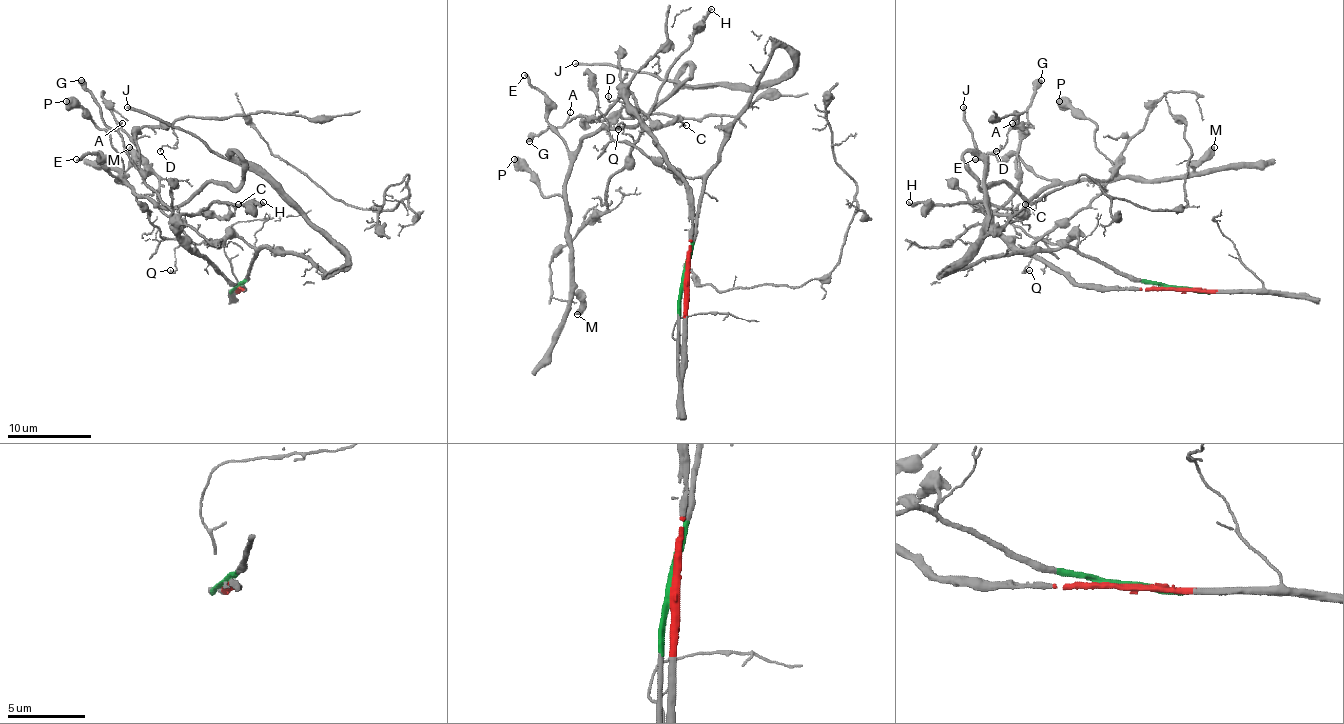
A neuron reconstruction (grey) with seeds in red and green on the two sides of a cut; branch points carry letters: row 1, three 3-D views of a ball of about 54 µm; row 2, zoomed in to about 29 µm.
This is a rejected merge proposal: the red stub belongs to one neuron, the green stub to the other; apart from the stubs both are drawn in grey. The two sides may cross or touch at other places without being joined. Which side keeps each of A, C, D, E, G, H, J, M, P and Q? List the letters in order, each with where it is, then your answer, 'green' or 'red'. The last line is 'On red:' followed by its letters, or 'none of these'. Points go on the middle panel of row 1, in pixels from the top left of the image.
A: place (570, 112); red
C: place (686, 125); red
D: place (608, 96); red
E: place (524, 75); green
G: place (529, 141); red
H: place (711, 9); red
J: place (575, 63); green
M: place (577, 314); green
P: place (514, 159); green
Q: place (618, 129); red
On red: A, C, D, G, H, Q

